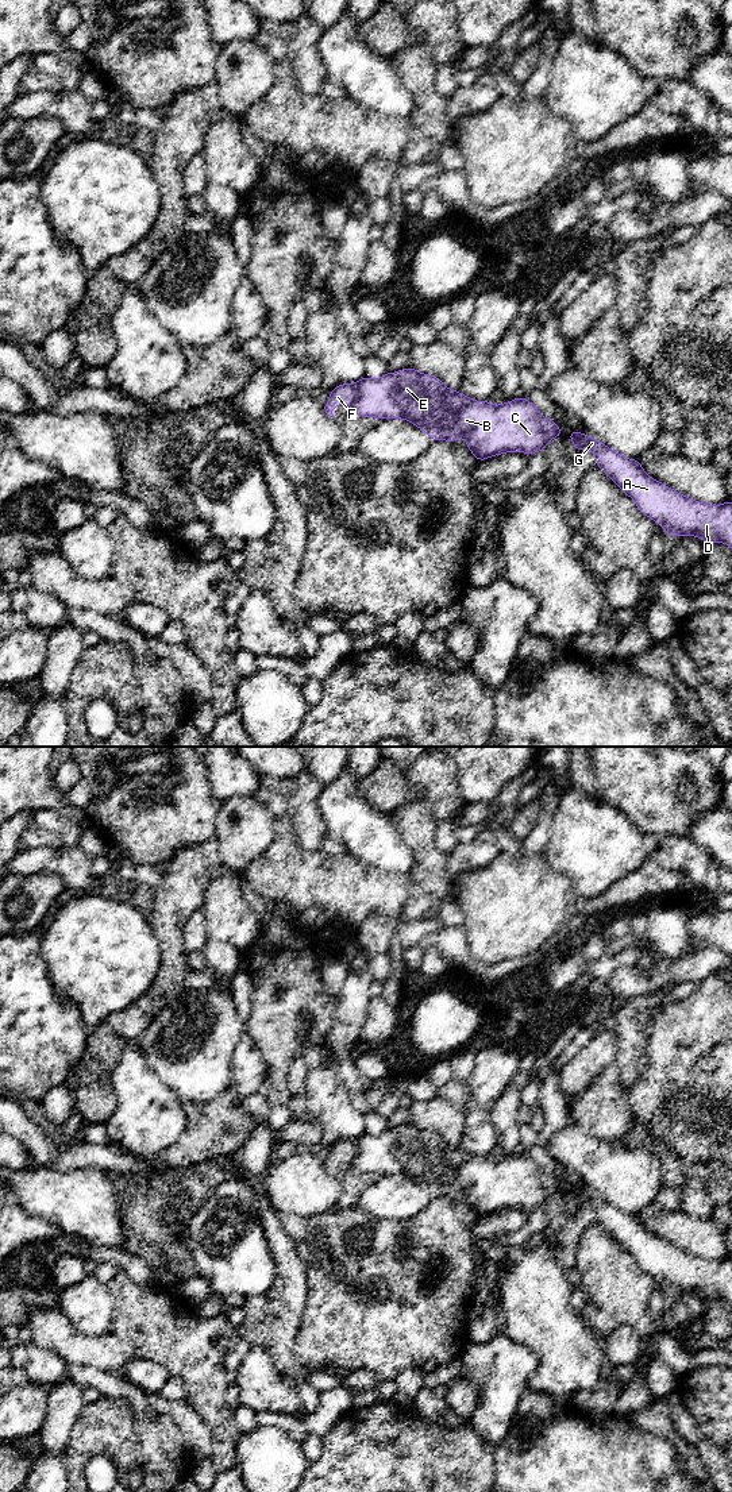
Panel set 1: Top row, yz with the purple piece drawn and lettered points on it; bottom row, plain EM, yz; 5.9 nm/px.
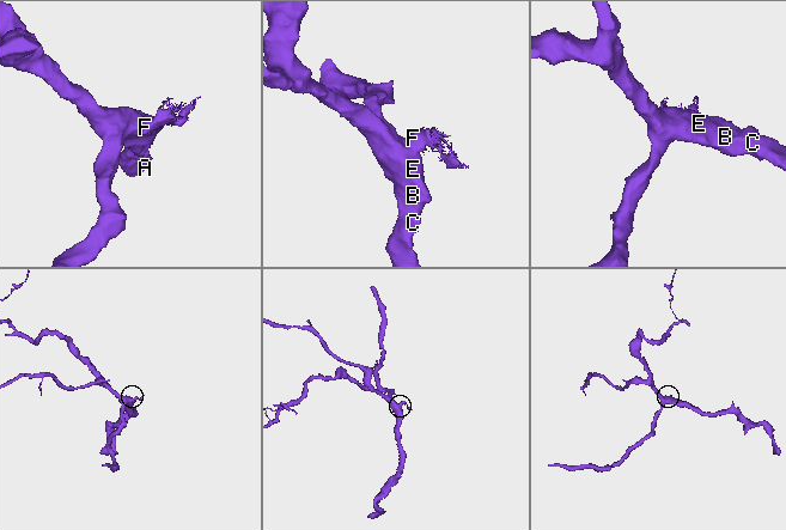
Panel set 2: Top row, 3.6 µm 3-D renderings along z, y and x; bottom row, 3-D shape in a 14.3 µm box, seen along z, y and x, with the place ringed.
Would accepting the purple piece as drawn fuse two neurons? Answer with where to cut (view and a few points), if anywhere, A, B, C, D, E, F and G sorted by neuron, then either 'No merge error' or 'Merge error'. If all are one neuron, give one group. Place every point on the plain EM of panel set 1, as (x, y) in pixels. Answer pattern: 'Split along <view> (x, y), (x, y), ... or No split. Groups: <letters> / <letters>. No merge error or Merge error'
Split along yz (357, 1140), (357, 1152), (350, 1160). Groups: A B C D E G / F. Merge error

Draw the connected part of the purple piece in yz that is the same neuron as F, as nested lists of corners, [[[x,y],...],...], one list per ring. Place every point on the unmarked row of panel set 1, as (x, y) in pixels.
[[[340,1140],[336,1141],[332,1148],[330,1149],[330,1153],[327,1156],[327,1160],[324,1163],[325,1169],[330,1173],[334,1173],[332,1165],[339,1163],[343,1158],[351,1160],[357,1153],[357,1140]]]

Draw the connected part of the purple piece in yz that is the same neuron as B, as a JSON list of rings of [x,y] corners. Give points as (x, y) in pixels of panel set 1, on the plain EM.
[[[413,1123],[386,1127],[380,1136],[365,1131],[357,1138],[357,1153],[350,1161],[359,1173],[411,1177],[432,1198],[458,1198],[465,1192],[478,1218],[519,1207],[531,1213],[544,1208],[554,1194],[563,1194],[556,1177],[543,1173],[521,1152],[501,1161],[474,1157]]]

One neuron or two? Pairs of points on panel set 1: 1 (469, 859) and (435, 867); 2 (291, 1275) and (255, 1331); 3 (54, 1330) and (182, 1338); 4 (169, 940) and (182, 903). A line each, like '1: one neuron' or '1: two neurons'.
1: two neurons
2: one neuron
3: one neuron
4: one neuron

